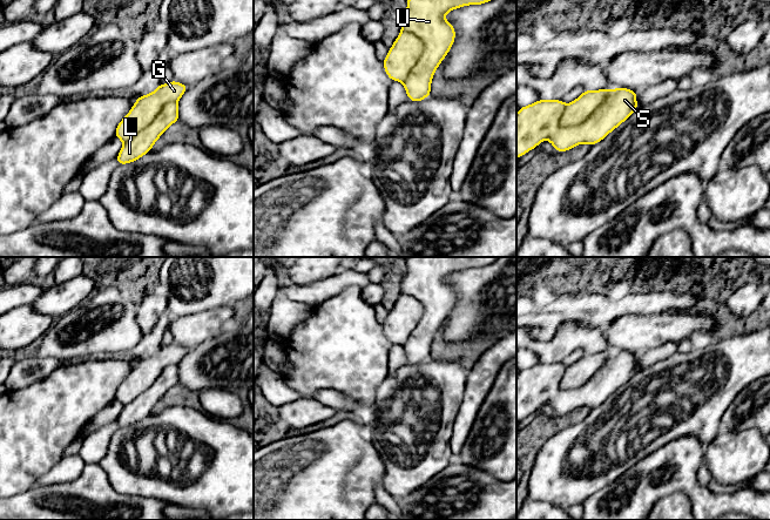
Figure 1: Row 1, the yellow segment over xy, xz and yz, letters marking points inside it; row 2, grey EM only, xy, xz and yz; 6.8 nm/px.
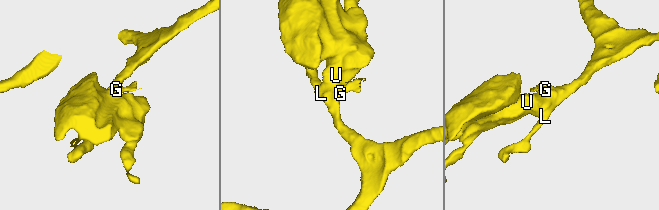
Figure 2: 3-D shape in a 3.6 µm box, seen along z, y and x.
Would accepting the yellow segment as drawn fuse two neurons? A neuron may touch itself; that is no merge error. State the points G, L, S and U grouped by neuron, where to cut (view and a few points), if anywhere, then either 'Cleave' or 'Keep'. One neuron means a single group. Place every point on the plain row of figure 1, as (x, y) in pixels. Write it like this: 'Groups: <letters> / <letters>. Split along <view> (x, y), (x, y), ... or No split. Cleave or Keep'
Groups: G / L S U. Split along yz (609, 352), (606, 362), (583, 384), (571, 389), (558, 386). Cleave

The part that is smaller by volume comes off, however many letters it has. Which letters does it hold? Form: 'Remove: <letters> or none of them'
Remove: G

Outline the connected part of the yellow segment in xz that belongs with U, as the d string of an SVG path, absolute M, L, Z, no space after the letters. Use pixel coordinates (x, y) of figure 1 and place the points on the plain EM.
M410 257L407 271L403 276L401 293L416 298L423 306L423 316L404 344L408 363L420 365L431 358L431 346L437 331L448 317L454 303L455 292L445 283L445 278L457 271L470 268L482 268L499 257Z

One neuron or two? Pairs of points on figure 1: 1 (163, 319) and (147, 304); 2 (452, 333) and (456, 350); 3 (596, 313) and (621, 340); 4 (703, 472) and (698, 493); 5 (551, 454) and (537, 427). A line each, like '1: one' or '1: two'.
1: two
2: two
3: two
4: two
5: two

